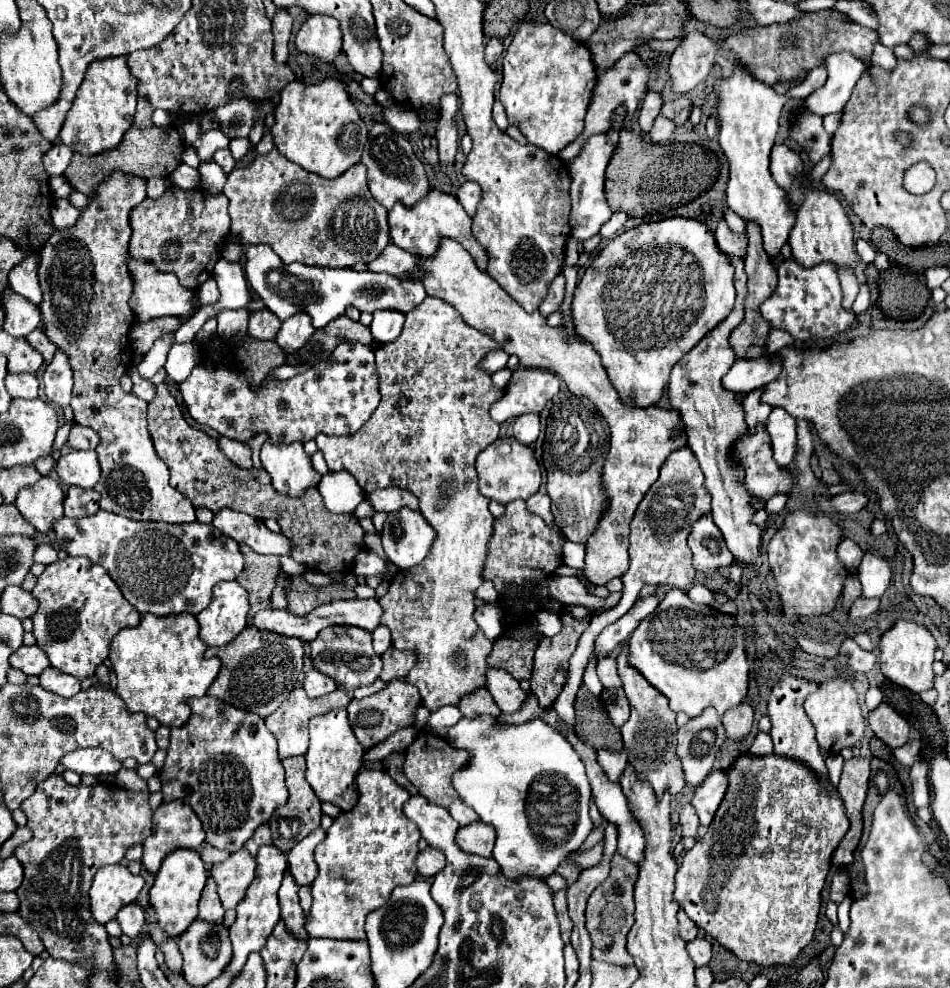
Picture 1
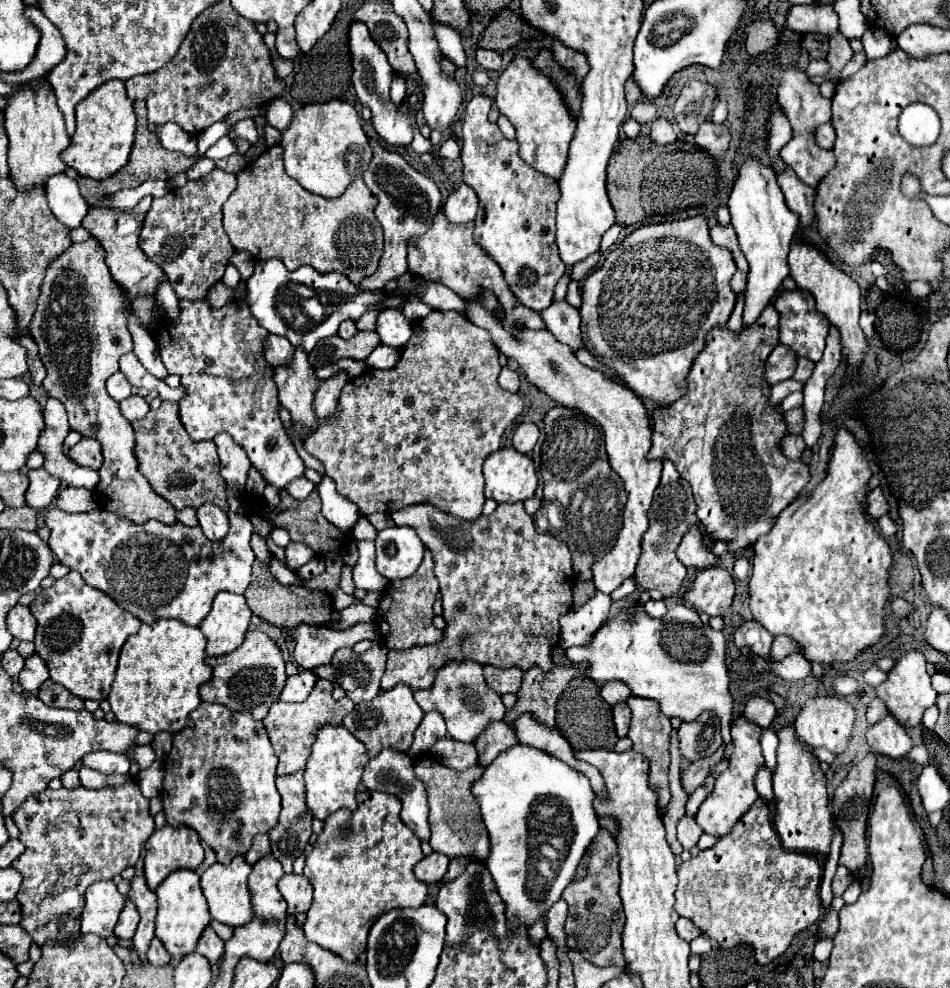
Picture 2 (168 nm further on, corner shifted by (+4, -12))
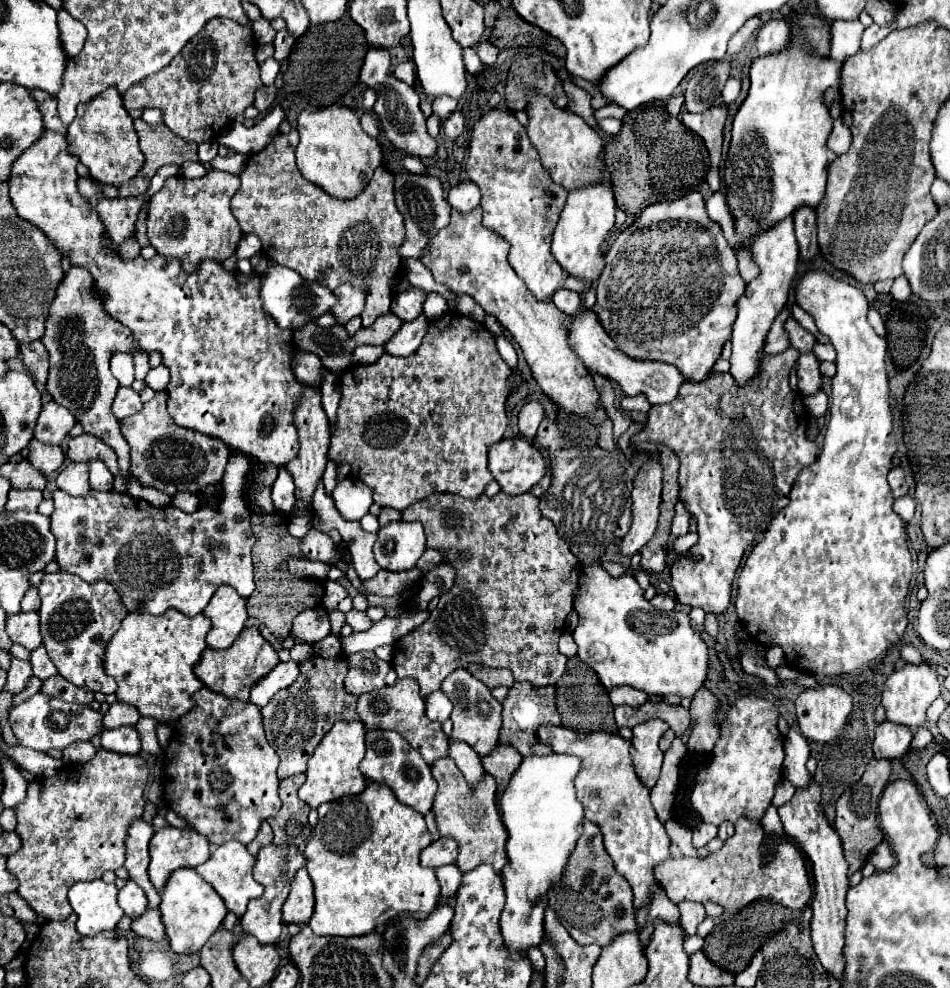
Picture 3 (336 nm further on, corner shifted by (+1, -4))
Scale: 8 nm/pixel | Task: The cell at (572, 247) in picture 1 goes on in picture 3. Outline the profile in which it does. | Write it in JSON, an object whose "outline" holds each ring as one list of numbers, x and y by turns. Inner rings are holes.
{"outline":[[559,288,553,296,551,296,553,304,561,310,561,312,575,312,575,308,581,304,581,296,573,290,567,288]]}

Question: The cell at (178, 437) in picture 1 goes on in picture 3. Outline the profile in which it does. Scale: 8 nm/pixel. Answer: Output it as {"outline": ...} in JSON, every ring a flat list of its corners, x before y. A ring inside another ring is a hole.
{"outline":[[163,390,163,392,157,392,155,394,155,398,151,400,151,402,147,402,145,406,143,406,143,410,139,412,139,414,133,414,133,416,129,416,129,418,123,418,121,420,121,428,123,428,123,436,125,436,125,440,127,440,127,444,131,446,131,462,133,462,133,468,131,468,131,472,139,478,139,482,143,482,143,484,147,484,147,486,153,486,153,488,157,488,157,490,161,490,161,492,165,492,165,494,169,494,169,496,175,496,177,492,191,492,191,494,201,494,207,486,211,486,211,484,219,484,221,482,221,476,223,476,223,468,225,468,225,462,227,462,227,456,229,456,229,446,227,444,223,444,223,440,215,440,213,436,203,436,203,434,195,434,195,432,191,432,191,430,187,430,187,428,179,428,179,426,175,426,173,424,173,420,171,420,171,416,169,416,169,412,167,412,167,392],[197,454,203,454,205,456,205,464,197,470,197,462,195,462,195,456],[183,456,187,456,187,460,191,462,189,466,185,466,187,464,187,460,183,458],[183,458,183,466,179,468,177,466,177,462]]}

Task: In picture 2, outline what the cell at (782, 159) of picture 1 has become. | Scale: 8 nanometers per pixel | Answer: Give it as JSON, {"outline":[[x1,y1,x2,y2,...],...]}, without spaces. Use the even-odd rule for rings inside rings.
{"outline":[[792,168,784,170,778,174,778,184,784,192,786,198,786,206,798,214,800,218,800,228,808,228,812,226,816,214,814,214,814,196,816,196,816,188,806,186]]}

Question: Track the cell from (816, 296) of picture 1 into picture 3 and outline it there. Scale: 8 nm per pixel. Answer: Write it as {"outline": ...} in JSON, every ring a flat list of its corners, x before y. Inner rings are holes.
{"outline":[[817,342,813,346,813,354,819,358,819,360,829,360,829,362,835,362,835,348,831,344,821,344]]}

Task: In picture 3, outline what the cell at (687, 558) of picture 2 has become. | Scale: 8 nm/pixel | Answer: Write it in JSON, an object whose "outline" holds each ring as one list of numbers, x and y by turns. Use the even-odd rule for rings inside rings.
{"outline":[[679,502,677,506,675,506,675,518,673,518,673,528,671,528,671,534,675,536,675,538,679,538,679,536,685,536,687,532,689,532,689,522,691,522,691,514,689,514,689,510]]}

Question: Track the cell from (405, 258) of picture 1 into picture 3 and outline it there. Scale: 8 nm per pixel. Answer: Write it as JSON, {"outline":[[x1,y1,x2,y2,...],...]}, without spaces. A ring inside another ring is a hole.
{"outline":[[485,314,485,318,483,318,483,324,485,324,485,328,487,328,489,332,493,332,493,334,497,334,497,336,505,336,505,328,499,324,499,320,497,320,495,316,491,316,491,314]]}

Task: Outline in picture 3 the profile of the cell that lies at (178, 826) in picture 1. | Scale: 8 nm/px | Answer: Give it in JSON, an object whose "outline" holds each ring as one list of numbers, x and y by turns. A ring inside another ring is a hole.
{"outline":[[159,828,149,842,149,878,161,892,165,880,183,866,199,866,209,860,209,842,203,834,191,828]]}

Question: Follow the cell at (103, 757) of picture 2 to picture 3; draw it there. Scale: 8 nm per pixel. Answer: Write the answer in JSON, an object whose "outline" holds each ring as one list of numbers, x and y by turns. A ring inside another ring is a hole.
{"outline":[[119,728,119,730,105,730,101,734,101,748,117,754,135,756,141,750,139,734,135,728]]}

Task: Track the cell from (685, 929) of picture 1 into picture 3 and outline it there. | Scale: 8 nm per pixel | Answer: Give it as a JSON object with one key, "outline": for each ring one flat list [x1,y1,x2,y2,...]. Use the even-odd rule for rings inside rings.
{"outline":[[679,904,681,910,681,926,687,936,693,936,697,932,697,926,705,920,705,908,703,904]]}

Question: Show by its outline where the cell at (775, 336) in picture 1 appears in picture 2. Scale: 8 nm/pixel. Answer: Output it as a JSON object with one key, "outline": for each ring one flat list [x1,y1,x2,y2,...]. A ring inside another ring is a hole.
{"outline":[[798,358,798,368,796,368,796,372,794,372,794,378,806,382,806,380,810,378,812,370,814,370,814,364,812,364,810,360,806,360,806,358]]}

